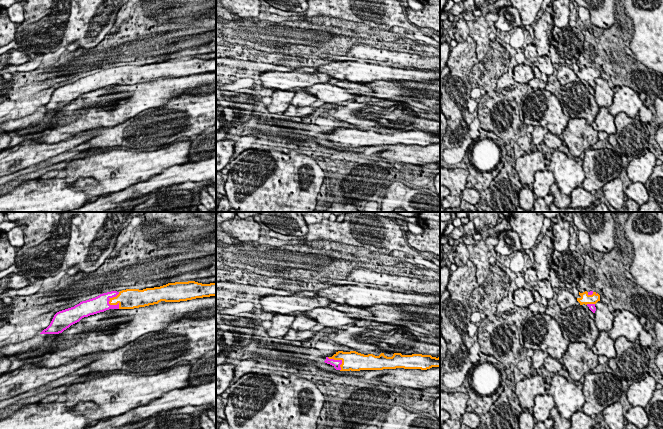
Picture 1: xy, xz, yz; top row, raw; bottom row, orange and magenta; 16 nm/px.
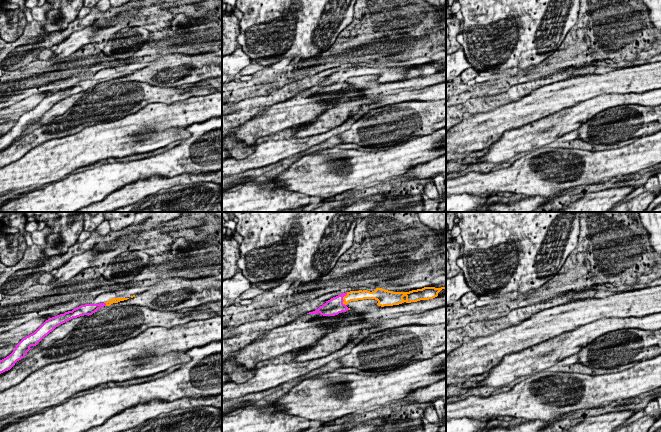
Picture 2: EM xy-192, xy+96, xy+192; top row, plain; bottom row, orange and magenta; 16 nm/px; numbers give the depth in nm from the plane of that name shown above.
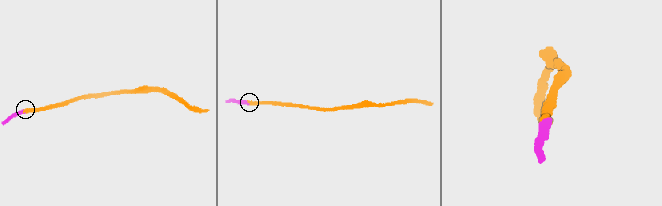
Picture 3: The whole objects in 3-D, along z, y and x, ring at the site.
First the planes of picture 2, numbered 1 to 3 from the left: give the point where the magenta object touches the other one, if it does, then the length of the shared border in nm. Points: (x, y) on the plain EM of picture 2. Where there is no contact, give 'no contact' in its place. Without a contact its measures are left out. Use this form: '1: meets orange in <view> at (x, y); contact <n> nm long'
1: meets orange in xy-192 at (106, 80); contact 70 nm long
2: meets orange in xy+96 at (343, 75); contact 220 nm long
3: no contact

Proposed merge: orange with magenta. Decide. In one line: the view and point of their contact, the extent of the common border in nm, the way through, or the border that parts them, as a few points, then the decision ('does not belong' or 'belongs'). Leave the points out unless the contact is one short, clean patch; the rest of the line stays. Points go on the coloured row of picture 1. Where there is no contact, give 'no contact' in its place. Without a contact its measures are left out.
contact xy (109, 303); length 280 nm; belongs

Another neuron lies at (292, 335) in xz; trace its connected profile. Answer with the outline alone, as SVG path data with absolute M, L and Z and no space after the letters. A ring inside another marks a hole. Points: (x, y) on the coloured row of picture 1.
M290 329L287 334L282 337L285 340L290 340L290 341L305 341L308 340L309 338L313 337L317 331L295 331L293 329Z

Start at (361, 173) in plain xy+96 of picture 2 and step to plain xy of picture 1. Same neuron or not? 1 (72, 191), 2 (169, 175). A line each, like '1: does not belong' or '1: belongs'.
1: does not belong
2: does not belong

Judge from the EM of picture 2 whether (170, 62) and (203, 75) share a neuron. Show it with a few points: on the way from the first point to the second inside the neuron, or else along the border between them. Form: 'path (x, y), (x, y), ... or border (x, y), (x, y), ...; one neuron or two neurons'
path (178, 60), (189, 60), (196, 67); one neuron

